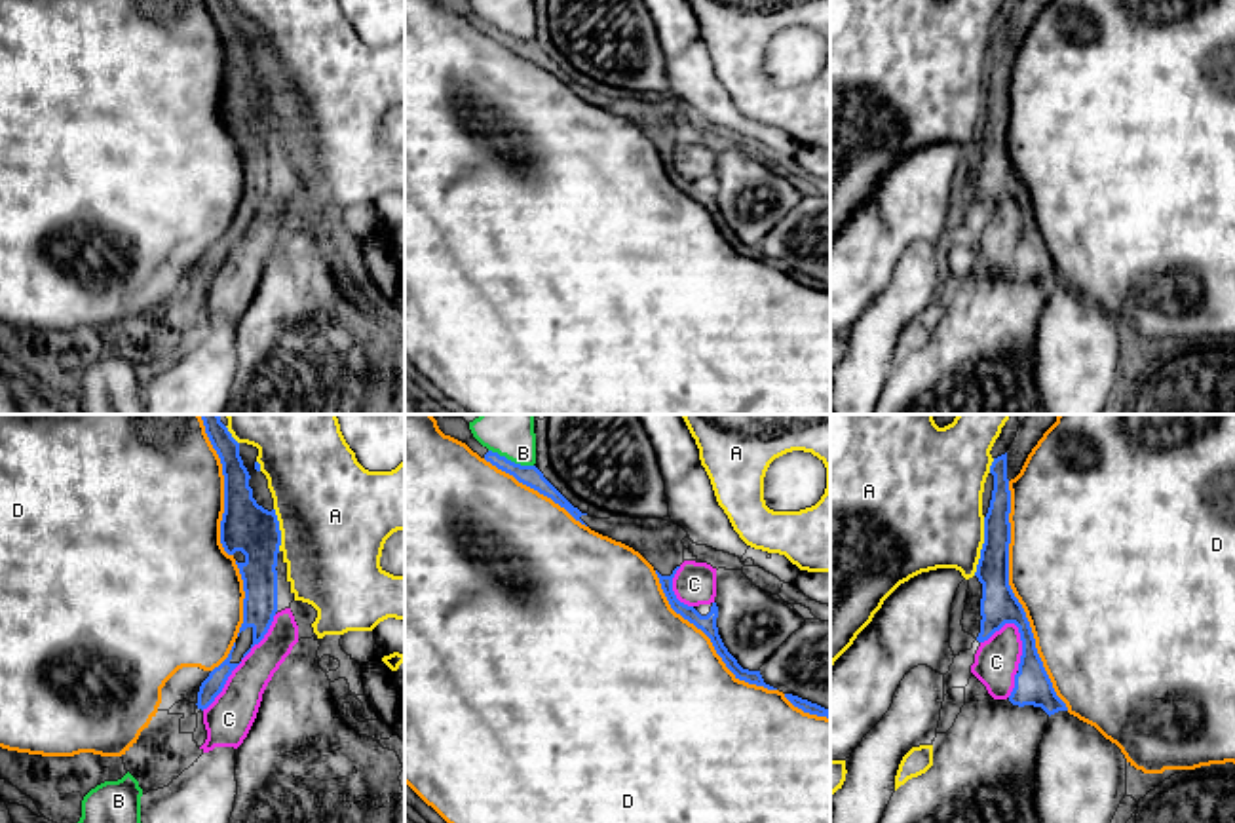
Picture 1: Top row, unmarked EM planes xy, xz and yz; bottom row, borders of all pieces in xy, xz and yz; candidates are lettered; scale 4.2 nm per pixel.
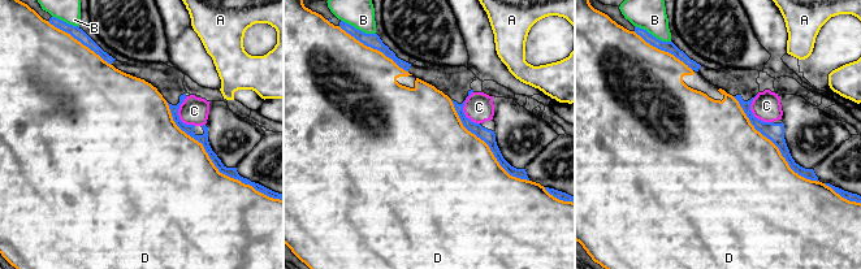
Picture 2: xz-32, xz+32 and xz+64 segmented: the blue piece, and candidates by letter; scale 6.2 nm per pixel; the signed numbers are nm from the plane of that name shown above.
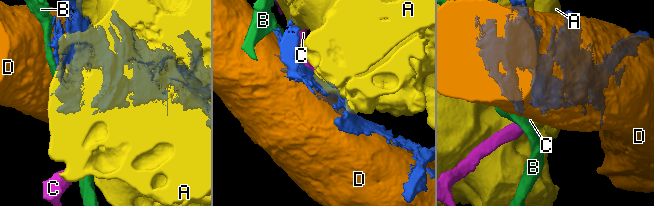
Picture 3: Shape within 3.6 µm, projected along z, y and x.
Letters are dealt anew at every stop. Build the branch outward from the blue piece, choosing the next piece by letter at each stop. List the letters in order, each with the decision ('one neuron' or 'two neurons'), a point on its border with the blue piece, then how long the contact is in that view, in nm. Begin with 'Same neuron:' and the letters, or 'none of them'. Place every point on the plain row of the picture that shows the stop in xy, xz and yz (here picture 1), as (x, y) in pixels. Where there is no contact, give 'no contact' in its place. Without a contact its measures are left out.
Same neuron: C
A: two neurons | yz (983, 120) | 260 nm
B: two neurons | xz (510, 35) | 200 nm
C: one neuron | xy (240, 236) | 500 nm
D: two neurons | yz (1013, 170) | 1000 nm

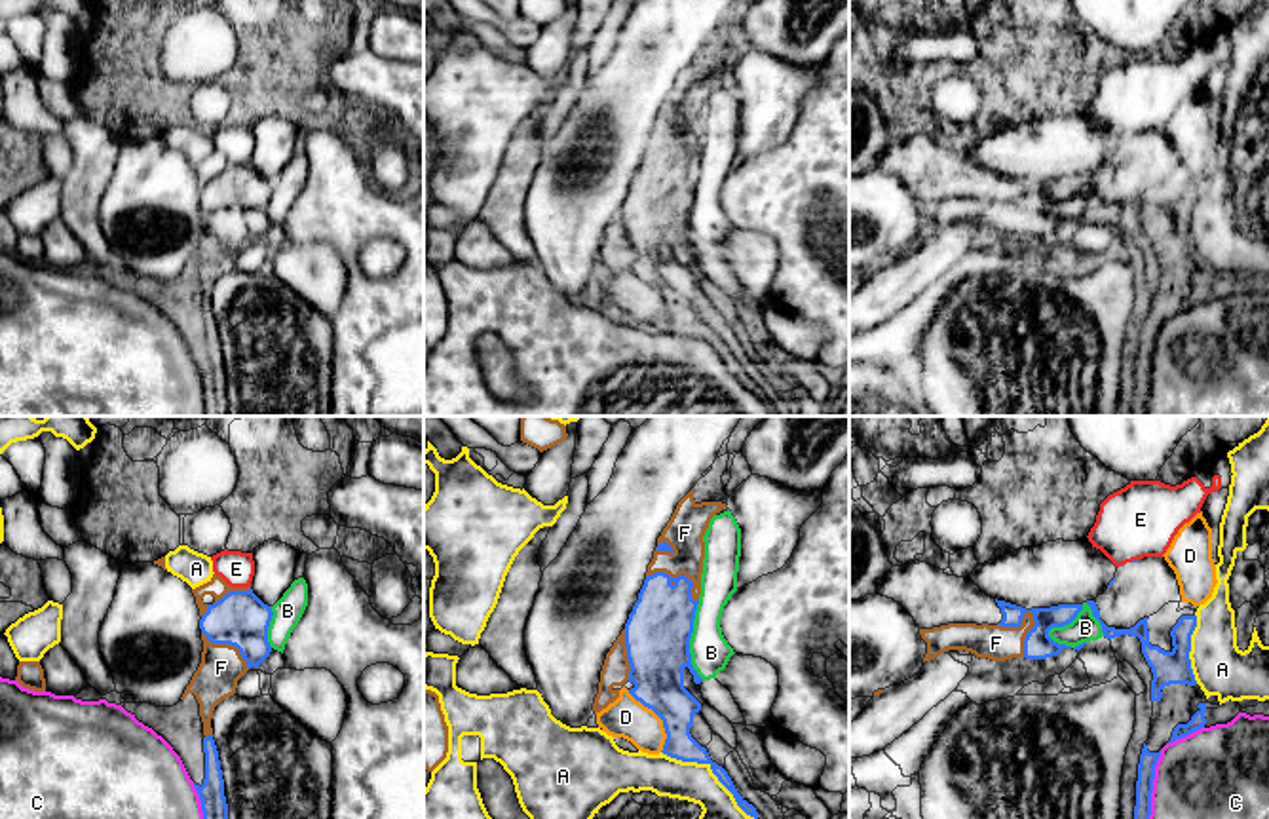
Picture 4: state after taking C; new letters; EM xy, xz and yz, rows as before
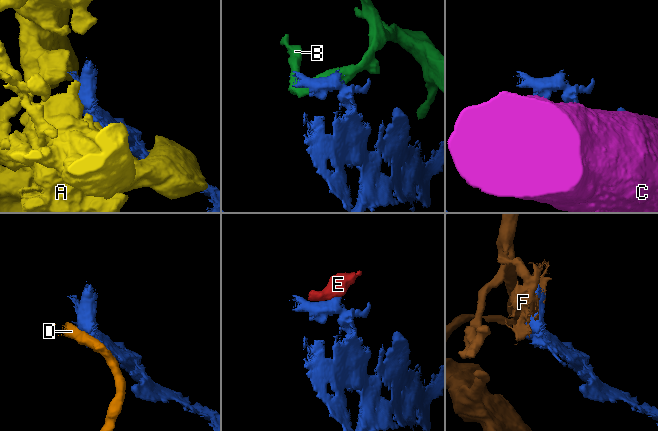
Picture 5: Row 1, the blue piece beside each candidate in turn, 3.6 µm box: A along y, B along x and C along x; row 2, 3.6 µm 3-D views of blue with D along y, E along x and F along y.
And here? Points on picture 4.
Same neuron: none of them
A: two neurons | xz (713, 346) | 500 nm
B: two neurons | yz (1081, 181) | 240 nm
C: two neurons | yz (1150, 371) | 380 nm
D: two neurons | xz (660, 291) | 300 nm
E: two neurons | yz (1133, 135) | 30 nm
F: two neurons | yz (1028, 208) | 200 nm

